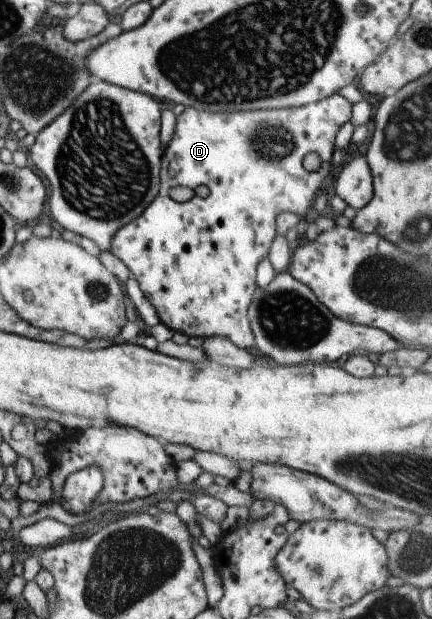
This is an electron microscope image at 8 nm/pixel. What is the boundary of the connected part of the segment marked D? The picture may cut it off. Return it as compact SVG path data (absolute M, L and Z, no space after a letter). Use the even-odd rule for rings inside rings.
M341 93L332 94L320 101L308 104L307 106L297 108L282 108L279 110L270 111L250 111L250 113L212 113L196 108L185 107L181 113L175 116L174 135L161 153L161 166L159 169L159 190L156 197L146 206L146 209L140 216L126 225L119 227L112 234L108 252L112 253L115 258L118 258L125 266L130 276L132 276L139 285L140 291L144 297L148 299L148 303L152 305L156 312L156 317L159 323L164 324L172 331L184 334L186 337L212 337L220 335L224 339L228 339L230 343L245 349L247 352L255 352L253 335L249 328L248 320L246 319L247 305L250 301L251 293L256 287L255 271L256 266L262 256L266 256L270 242L276 235L275 219L279 213L292 212L299 217L310 216L313 199L322 180L325 181L328 173L330 173L331 157L333 150L333 137L337 129L349 121L351 114L351 103L342 97ZM306 153L314 153L320 159L320 167L314 172L306 171L302 166L302 157ZM172 187L188 187L192 189L192 197L183 203L173 201L168 196L168 191Z

